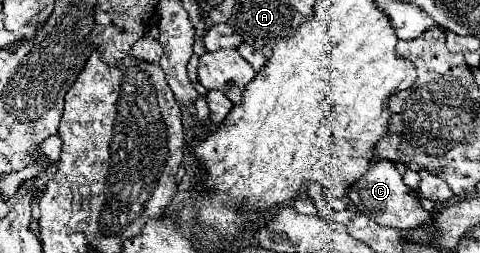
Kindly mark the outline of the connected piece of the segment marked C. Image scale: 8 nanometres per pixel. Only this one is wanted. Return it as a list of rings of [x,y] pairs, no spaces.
[[[379,159],[377,167],[371,167],[351,189],[349,189],[349,199],[359,207],[361,213],[369,215],[377,225],[387,225],[395,229],[413,229],[419,225],[429,223],[429,211],[425,211],[419,205],[419,195],[417,191],[411,193],[411,189],[403,183],[403,177],[395,169],[395,163],[389,159]]]

